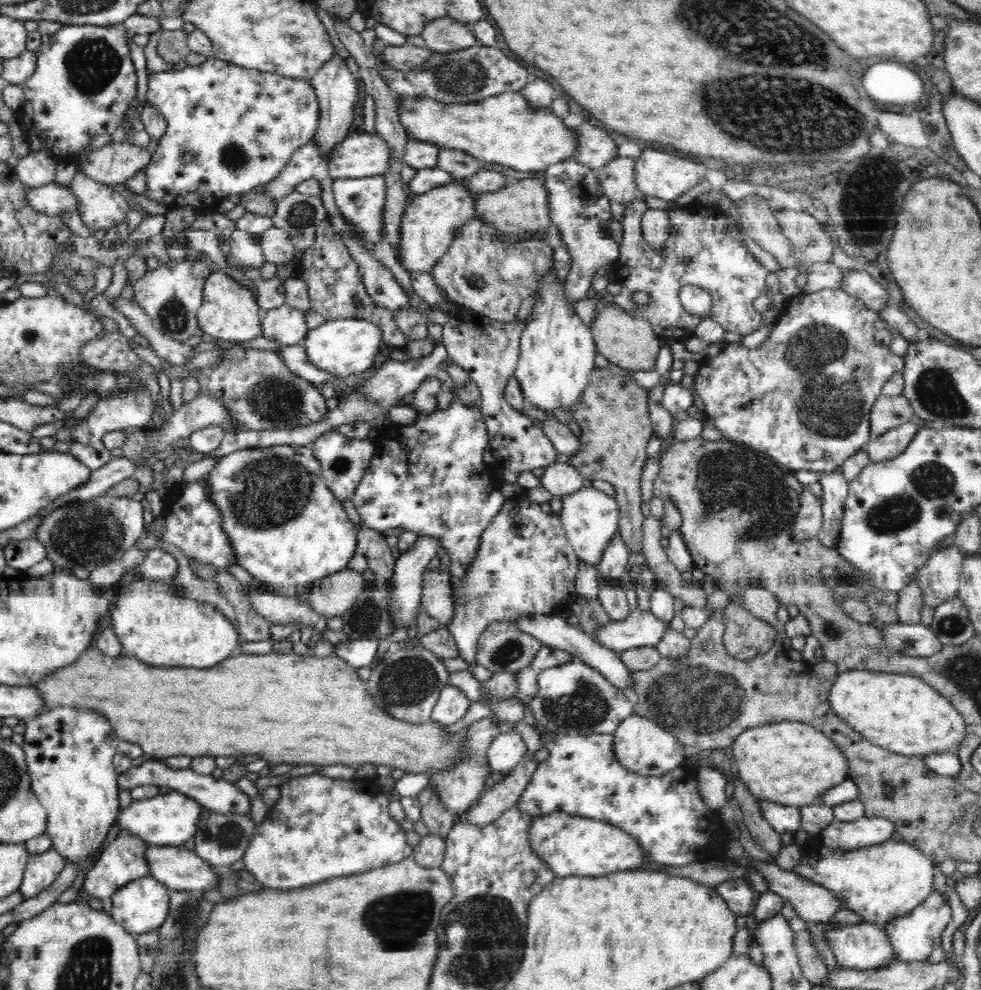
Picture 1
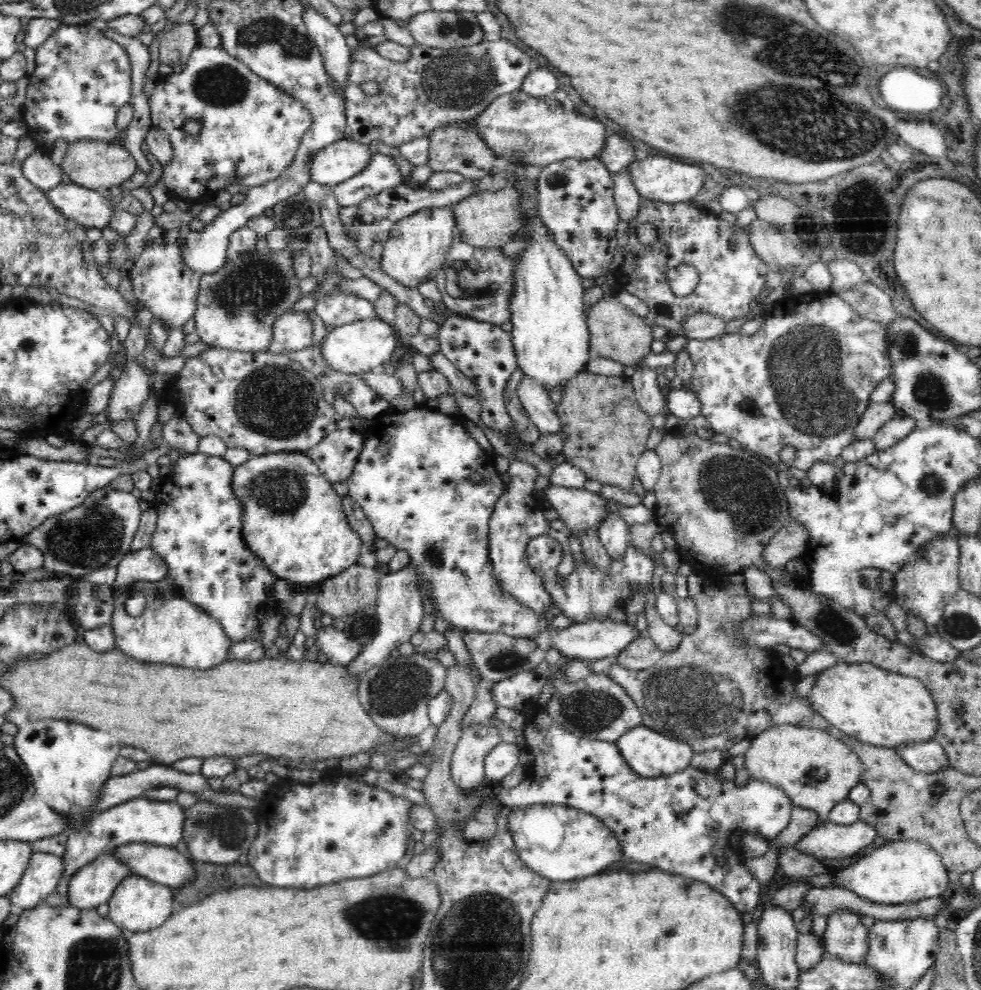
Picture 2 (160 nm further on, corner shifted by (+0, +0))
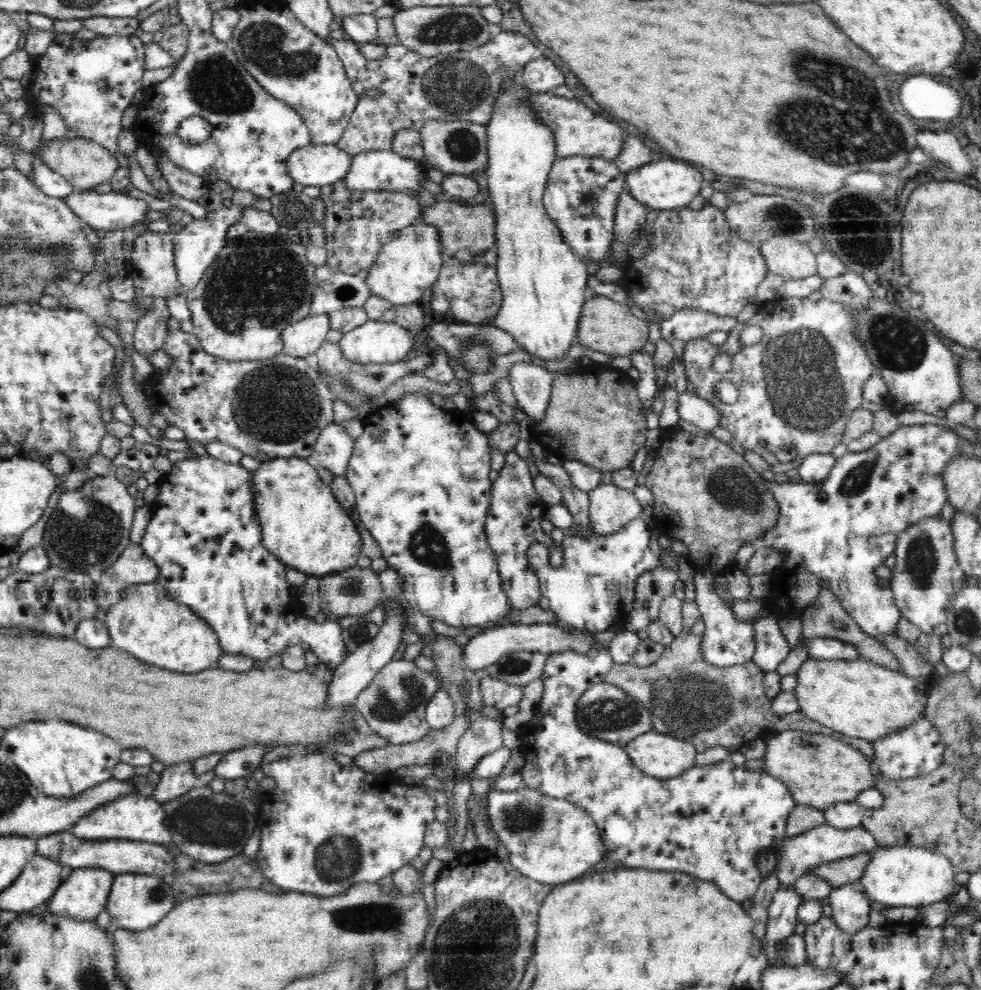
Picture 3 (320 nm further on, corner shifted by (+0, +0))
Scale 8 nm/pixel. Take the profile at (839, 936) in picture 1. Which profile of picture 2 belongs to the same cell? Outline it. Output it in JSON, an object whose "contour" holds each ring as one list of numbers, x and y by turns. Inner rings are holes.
{"contour":[[846,909,827,916,824,932,826,956,838,957,846,962,862,963,868,952,869,928,860,920,861,915]]}

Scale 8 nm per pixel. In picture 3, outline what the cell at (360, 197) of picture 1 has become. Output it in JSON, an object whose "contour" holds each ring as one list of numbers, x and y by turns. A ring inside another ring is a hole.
{"contour":[[392,150,369,151,355,155,352,166,346,174,346,187,350,192,354,190,372,192,396,192,404,195,419,197,423,193,421,182,430,180,432,176,426,173,426,168,419,161,404,158]]}

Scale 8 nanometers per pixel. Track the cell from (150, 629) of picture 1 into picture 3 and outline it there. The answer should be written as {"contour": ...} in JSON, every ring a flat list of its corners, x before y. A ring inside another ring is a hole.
{"contour":[[157,581,146,584,131,585,124,590,124,597,112,605,104,614,106,627,108,628,111,644,120,650,130,652,142,662,150,662,162,668,180,668,186,666,186,672,200,672,202,668,212,668,217,665,223,656,220,640,206,621,185,604,174,602,168,595,167,590]]}

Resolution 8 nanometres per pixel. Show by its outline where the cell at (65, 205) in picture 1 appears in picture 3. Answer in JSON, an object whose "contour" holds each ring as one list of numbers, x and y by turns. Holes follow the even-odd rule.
{"contour":[[75,190,64,198,67,206,94,230,123,230,144,223,149,211,144,200,132,197,128,192,111,191,98,194]]}

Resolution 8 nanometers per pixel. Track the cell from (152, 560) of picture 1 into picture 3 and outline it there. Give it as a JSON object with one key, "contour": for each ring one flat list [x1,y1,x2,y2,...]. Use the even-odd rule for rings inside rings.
{"contour":[[130,543,123,553,101,575,100,582,95,582,94,602,98,605,99,612,104,615,124,597,124,590,128,586,146,584,156,581,159,575,158,565,150,558,138,543]]}

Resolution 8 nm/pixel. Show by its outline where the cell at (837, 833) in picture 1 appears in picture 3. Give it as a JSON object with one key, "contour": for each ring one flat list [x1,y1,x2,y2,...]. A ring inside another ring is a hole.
{"contour":[[828,823,811,828,802,834,785,838,782,843,781,849,775,851,777,855,775,875,782,888,790,887,800,876,808,875,808,872,816,866,822,866,822,864,851,857,858,853,873,853,880,848,876,837,862,826,837,829]]}

